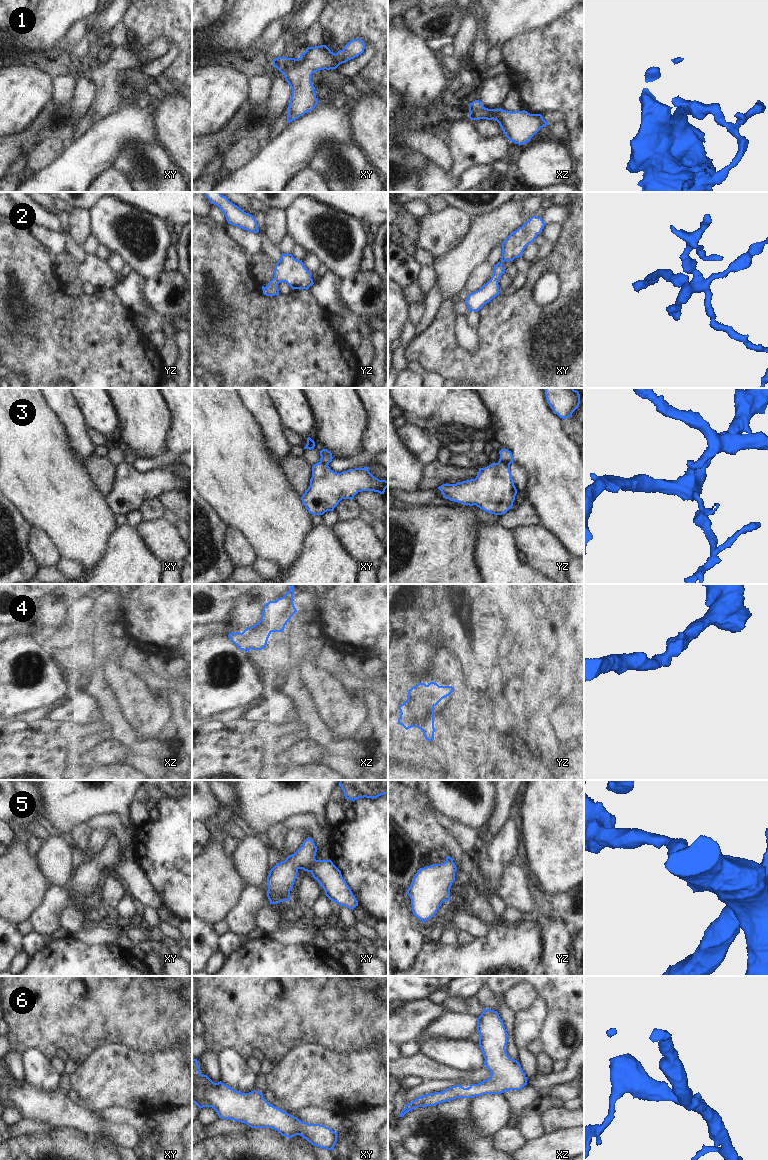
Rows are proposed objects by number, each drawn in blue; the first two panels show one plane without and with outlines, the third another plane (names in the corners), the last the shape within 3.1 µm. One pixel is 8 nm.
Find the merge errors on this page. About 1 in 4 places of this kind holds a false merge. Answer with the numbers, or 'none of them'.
3

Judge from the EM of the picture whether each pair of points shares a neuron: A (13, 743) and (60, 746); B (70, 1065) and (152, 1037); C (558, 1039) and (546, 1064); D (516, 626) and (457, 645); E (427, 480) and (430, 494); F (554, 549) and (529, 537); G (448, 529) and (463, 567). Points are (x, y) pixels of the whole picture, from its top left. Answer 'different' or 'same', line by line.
A: same
B: different
C: different
D: different
E: different
F: same
G: same

